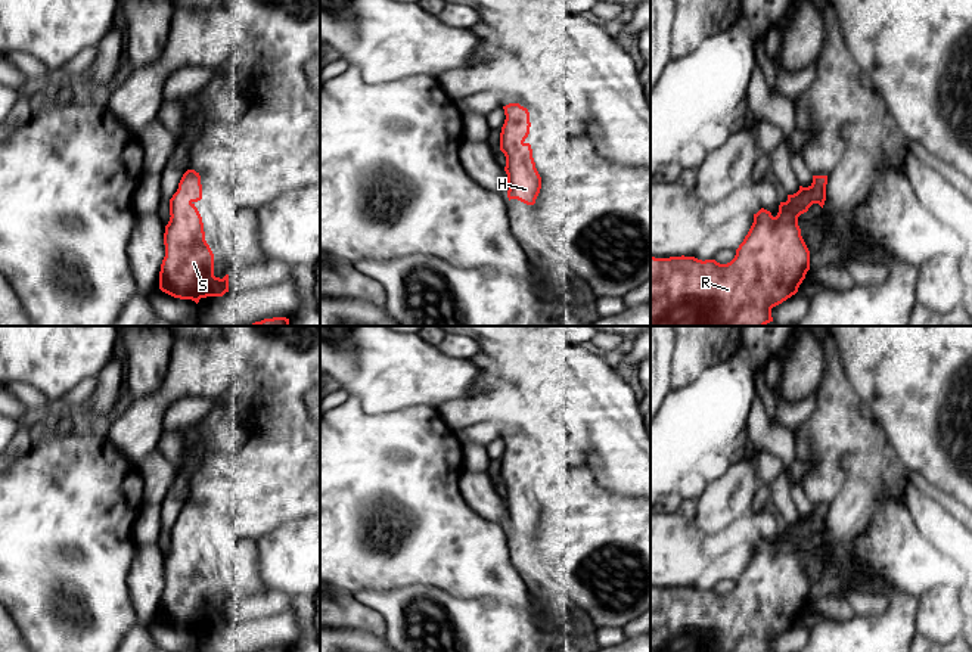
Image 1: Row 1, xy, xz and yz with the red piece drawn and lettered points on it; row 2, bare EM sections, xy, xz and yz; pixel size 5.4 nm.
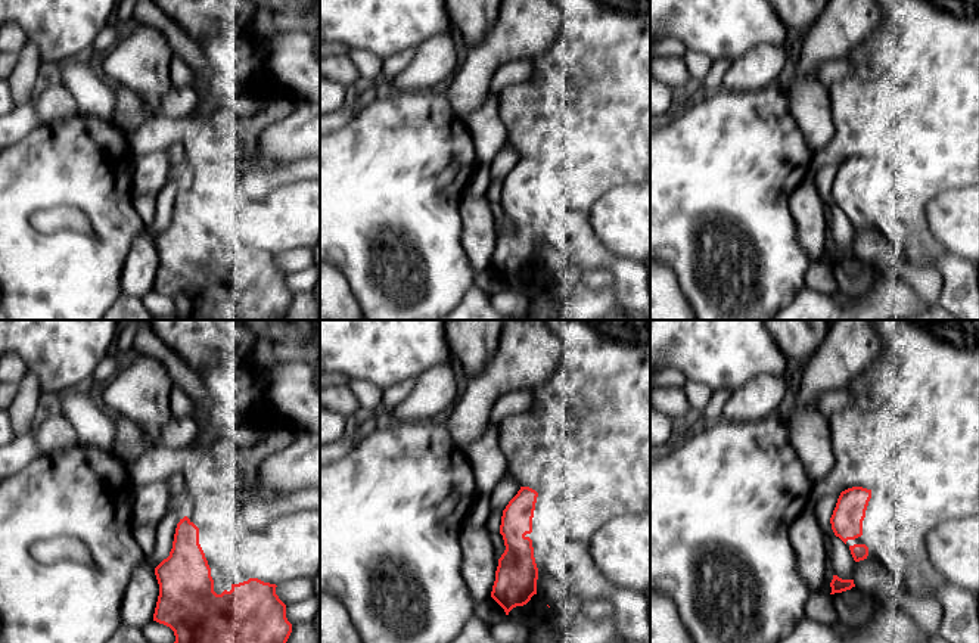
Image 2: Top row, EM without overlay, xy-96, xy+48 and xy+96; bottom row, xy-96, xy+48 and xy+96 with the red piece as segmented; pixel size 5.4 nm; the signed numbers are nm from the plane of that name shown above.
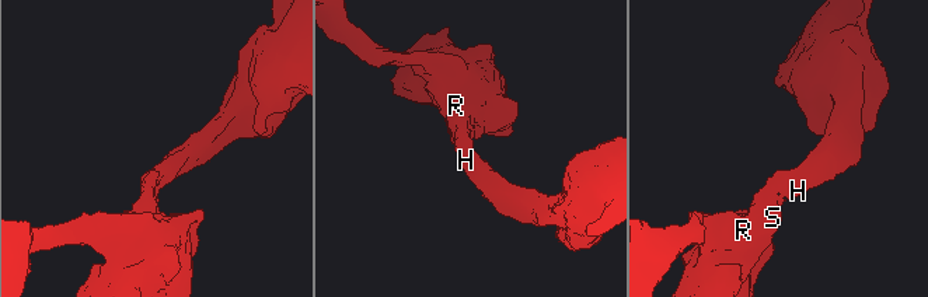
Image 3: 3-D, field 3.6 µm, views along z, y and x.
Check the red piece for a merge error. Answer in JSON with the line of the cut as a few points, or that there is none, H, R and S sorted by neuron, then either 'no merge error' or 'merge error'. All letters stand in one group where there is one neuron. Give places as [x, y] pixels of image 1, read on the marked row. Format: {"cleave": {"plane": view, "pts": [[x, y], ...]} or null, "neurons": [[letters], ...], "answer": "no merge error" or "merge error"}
{"cleave": null, "neurons": [["H", "R", "S"]], "answer": "no merge error"}

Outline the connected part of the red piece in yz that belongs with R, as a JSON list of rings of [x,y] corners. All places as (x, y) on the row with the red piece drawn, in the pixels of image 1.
[[[813,176],[808,187],[799,186],[776,217],[761,208],[735,258],[727,264],[695,257],[650,257],[650,326],[766,326],[771,308],[798,292],[810,270],[810,251],[801,236],[798,217],[813,204],[826,201],[827,176]]]

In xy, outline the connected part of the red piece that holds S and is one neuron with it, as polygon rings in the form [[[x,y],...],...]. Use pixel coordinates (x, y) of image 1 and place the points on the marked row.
[[[187,170],[177,192],[170,199],[170,221],[165,226],[164,245],[165,257],[159,271],[159,289],[174,298],[192,299],[196,304],[201,298],[223,296],[229,292],[229,274],[223,279],[214,276],[214,254],[205,240],[202,217],[195,207],[202,199],[201,176]]]

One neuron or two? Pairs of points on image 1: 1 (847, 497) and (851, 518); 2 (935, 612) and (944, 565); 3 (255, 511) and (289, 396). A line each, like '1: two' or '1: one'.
1: one
2: two
3: one

